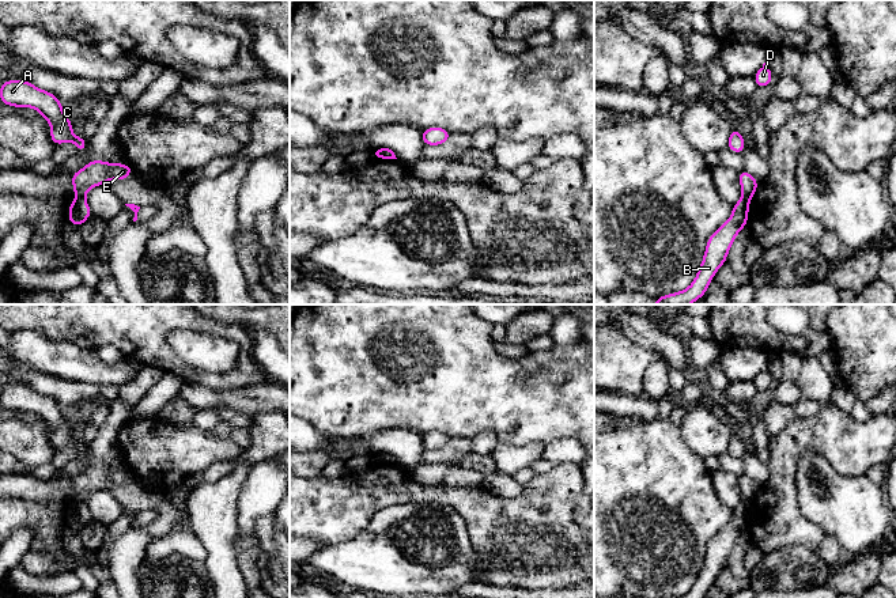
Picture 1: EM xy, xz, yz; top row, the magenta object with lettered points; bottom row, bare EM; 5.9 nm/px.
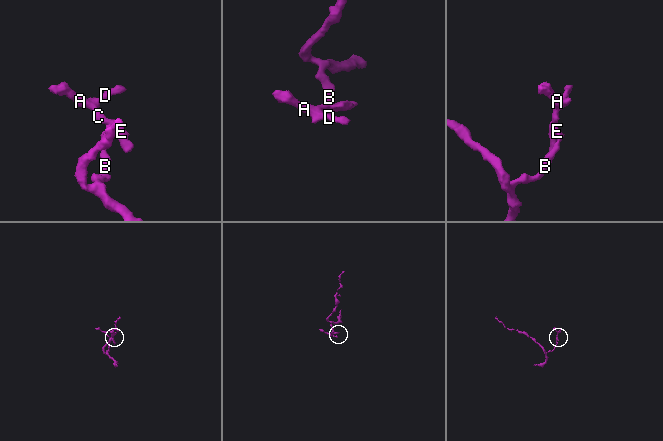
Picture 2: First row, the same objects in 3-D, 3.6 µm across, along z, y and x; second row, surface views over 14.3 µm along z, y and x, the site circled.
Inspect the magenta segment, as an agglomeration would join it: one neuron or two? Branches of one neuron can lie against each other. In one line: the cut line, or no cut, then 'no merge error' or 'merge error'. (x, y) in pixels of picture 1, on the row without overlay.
xy (78, 502), (83, 503) | merge error

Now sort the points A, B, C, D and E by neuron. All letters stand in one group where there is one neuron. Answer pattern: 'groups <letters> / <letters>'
groups A C D E / B

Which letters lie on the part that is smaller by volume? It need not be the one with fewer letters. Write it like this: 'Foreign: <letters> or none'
Foreign: A, C, D, E

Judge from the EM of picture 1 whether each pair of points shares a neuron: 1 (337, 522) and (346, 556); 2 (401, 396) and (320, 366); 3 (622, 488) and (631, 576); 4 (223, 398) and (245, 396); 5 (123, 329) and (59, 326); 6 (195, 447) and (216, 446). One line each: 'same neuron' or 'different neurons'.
1: different neurons
2: same neuron
3: same neuron
4: same neuron
5: same neuron
6: same neuron

